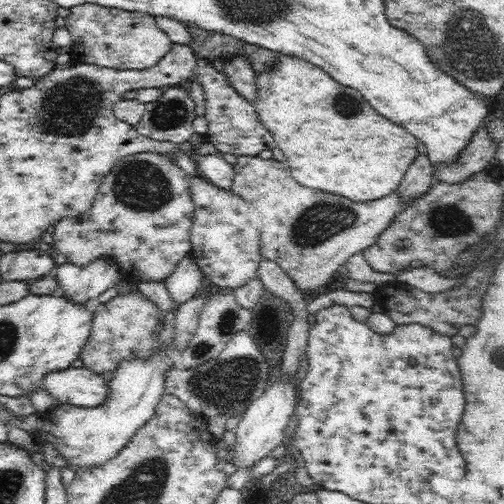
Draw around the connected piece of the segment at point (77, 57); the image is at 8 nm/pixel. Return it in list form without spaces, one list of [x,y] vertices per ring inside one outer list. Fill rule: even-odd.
[[[96,3],[81,4],[70,9],[66,30],[73,38],[71,60],[95,64],[116,70],[144,70],[158,64],[170,52],[172,40],[156,25],[154,17],[146,12],[108,8]]]

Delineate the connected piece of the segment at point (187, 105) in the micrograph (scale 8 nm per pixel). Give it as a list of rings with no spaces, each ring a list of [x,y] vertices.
[[[174,86],[163,91],[160,98],[145,103],[142,119],[135,128],[143,137],[180,145],[195,134],[192,126],[195,118],[195,104],[190,93]]]

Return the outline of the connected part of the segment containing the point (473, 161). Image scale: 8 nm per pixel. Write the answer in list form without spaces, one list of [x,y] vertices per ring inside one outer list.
[[[486,124],[482,125],[476,134],[472,136],[470,144],[464,152],[449,165],[439,164],[433,170],[433,179],[448,184],[465,182],[470,176],[491,167],[491,160],[496,156],[498,143],[494,143],[488,135]]]

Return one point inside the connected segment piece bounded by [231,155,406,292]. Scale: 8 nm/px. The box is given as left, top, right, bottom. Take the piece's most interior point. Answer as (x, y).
(309, 233)

